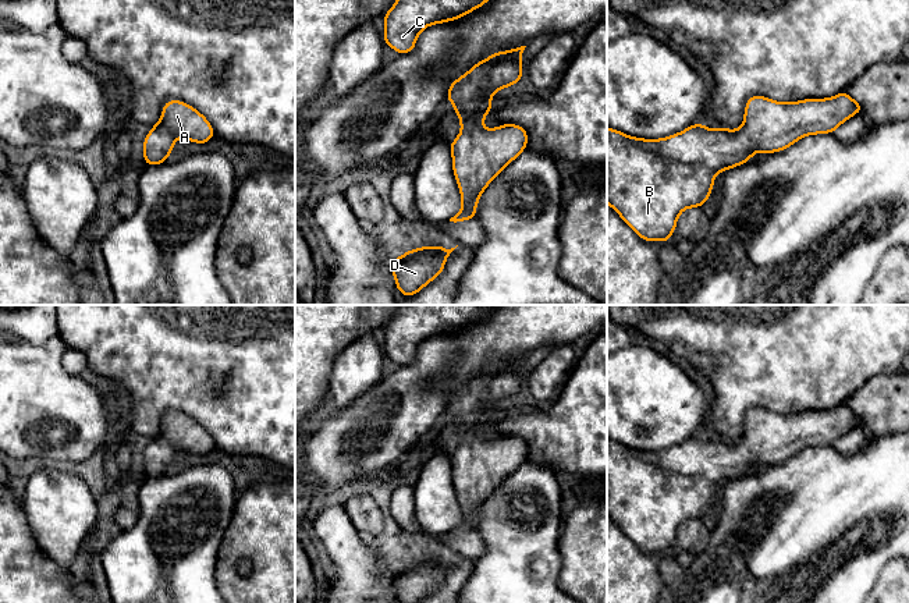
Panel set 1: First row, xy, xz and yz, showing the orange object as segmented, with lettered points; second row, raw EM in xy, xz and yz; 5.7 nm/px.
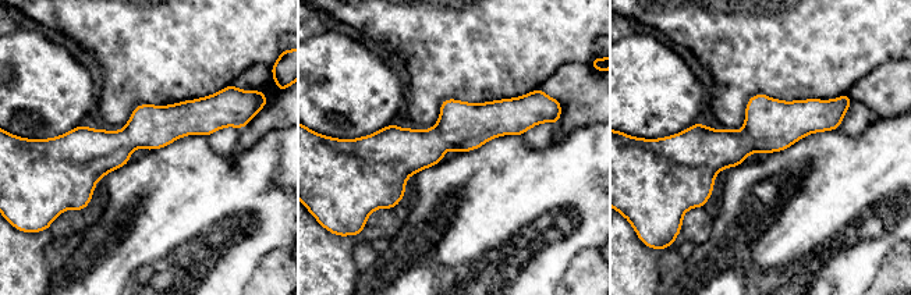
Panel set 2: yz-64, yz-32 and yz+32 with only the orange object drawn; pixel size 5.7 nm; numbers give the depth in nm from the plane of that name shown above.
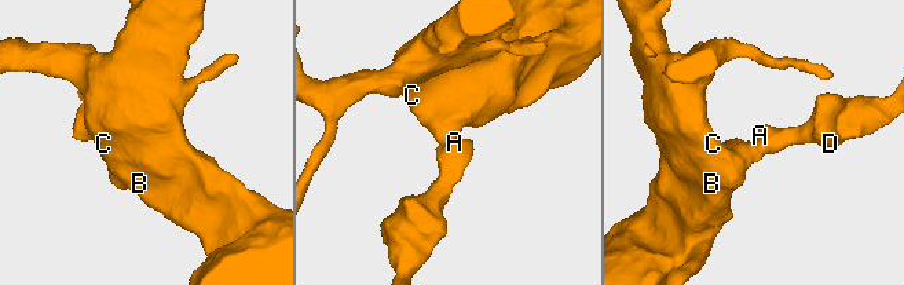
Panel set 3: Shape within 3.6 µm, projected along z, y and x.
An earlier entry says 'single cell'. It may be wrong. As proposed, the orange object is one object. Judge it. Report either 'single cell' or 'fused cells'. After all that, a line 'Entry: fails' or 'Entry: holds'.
single cell
Entry: holds

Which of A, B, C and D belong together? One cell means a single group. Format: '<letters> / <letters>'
A B C D

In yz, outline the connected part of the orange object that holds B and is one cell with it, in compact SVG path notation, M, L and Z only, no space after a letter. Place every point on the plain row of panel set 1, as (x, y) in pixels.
M848 404L827 411L775 414L750 408L739 441L710 441L702 434L661 451L633 450L607 439L607 515L638 546L653 554L668 554L678 528L688 519L702 519L711 507L718 483L727 483L750 472L756 462L781 464L807 447L832 446L842 434L864 423Z

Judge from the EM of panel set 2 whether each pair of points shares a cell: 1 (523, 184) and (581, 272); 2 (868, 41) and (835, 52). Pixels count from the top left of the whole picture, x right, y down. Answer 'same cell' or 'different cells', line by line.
1: different cells
2: same cell

